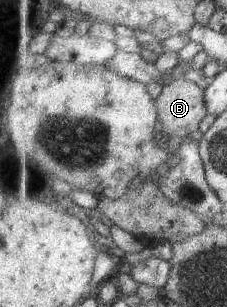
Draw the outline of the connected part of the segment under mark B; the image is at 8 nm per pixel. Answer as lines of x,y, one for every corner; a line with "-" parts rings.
182,76
164,85
155,103
162,129
166,134
181,139
188,138
192,131
198,131
207,114
205,89

